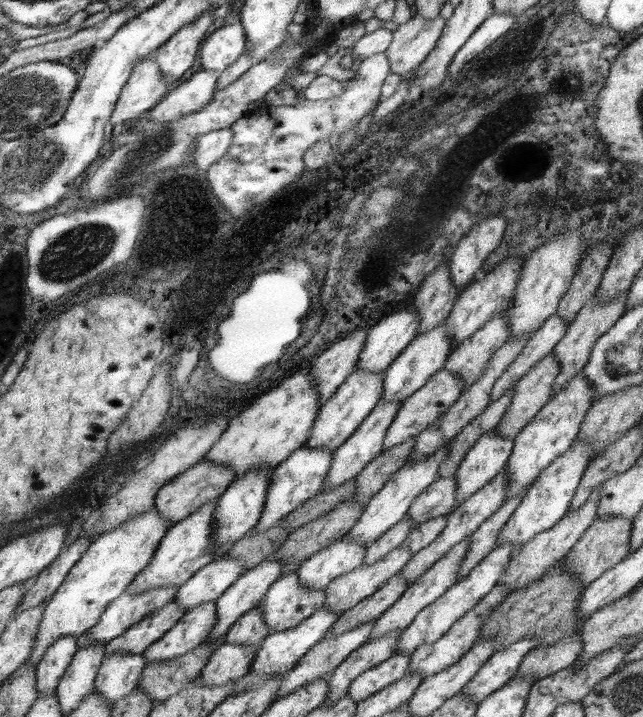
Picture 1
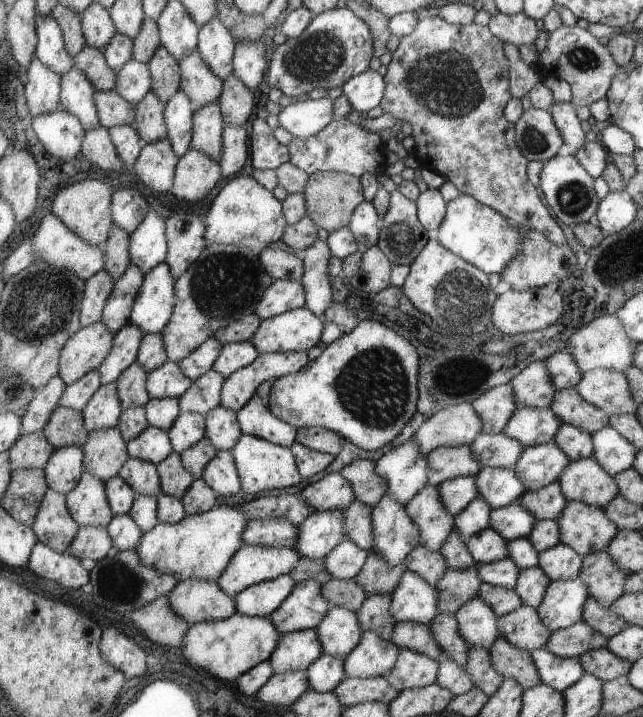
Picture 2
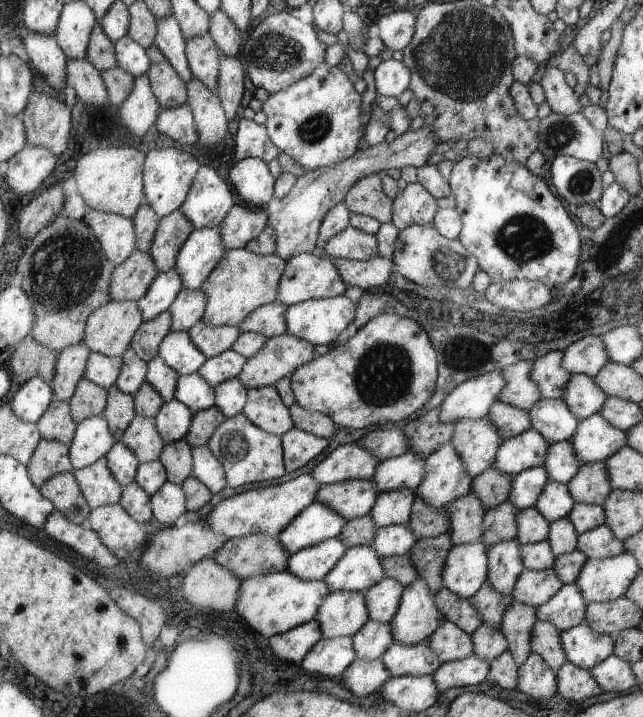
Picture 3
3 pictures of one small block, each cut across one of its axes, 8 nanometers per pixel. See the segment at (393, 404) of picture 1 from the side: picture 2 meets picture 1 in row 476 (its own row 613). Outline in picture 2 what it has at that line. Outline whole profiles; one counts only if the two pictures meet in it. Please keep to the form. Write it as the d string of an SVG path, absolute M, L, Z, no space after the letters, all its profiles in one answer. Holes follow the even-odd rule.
M331 606L328 614L315 630L324 648L322 654L330 654L330 656L346 657L363 638L358 614L342 606Z

